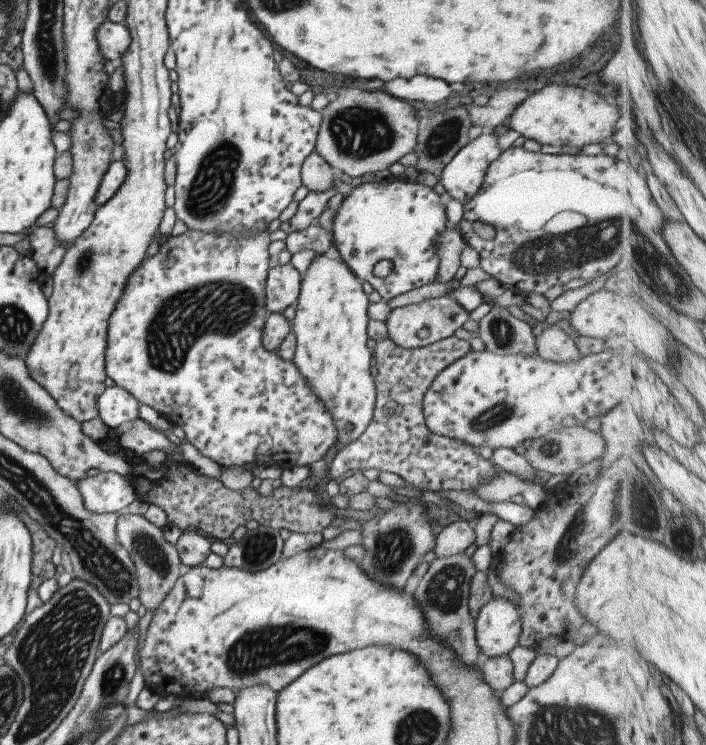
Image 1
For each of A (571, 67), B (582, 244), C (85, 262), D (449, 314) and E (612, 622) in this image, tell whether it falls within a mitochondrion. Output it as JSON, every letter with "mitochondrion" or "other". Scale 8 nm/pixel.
{"A":"other","B":"mitochondrion","C":"mitochondrion","D":"mitochondrion","E":"other"}

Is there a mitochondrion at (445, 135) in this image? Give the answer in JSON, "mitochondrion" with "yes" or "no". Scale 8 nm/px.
{"mitochondrion":"yes"}

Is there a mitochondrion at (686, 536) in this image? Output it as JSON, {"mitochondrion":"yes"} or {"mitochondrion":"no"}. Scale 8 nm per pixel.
{"mitochondrion":"yes"}

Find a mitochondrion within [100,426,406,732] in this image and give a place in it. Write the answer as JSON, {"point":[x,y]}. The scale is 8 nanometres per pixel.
{"point":[264,649]}

